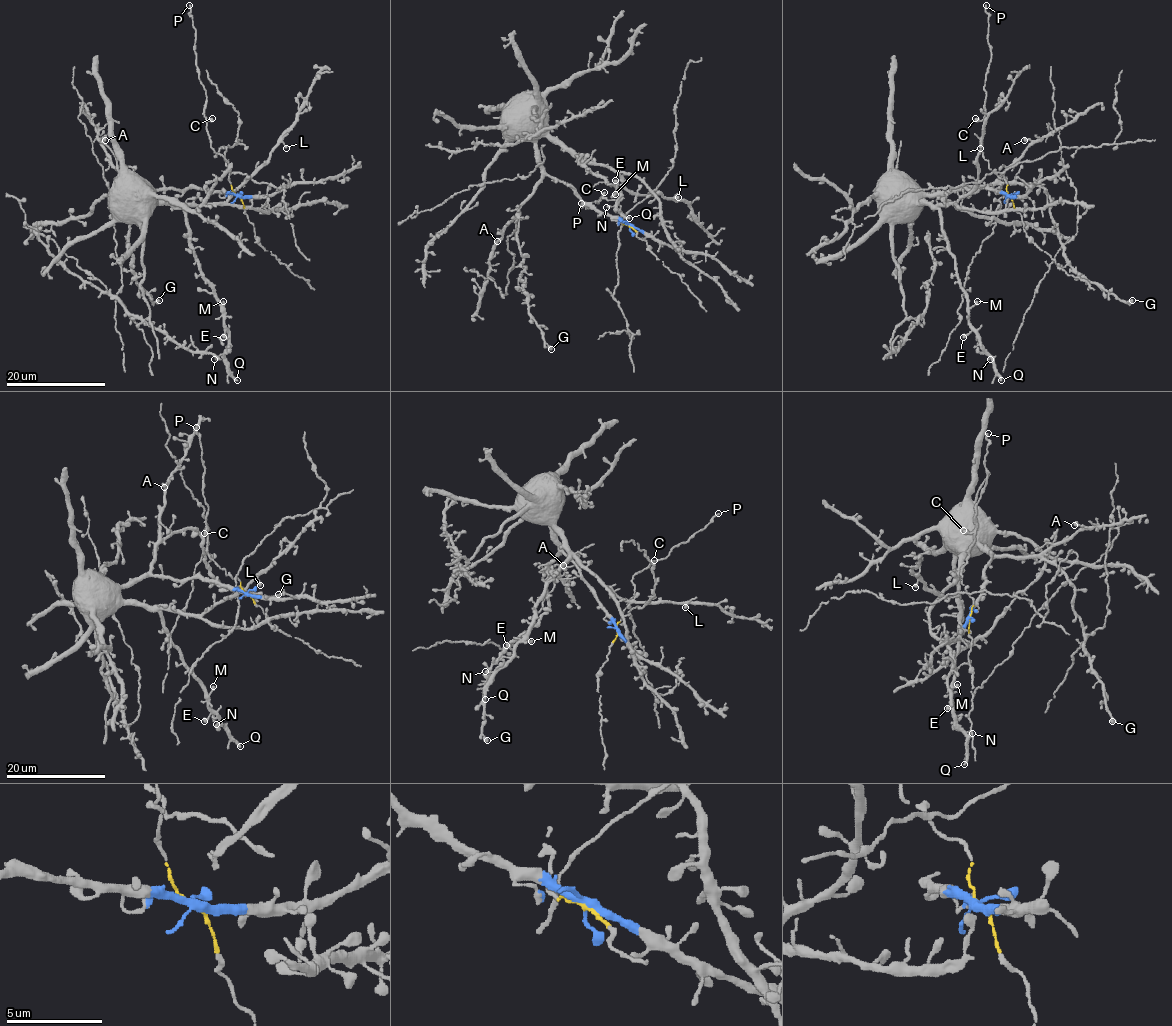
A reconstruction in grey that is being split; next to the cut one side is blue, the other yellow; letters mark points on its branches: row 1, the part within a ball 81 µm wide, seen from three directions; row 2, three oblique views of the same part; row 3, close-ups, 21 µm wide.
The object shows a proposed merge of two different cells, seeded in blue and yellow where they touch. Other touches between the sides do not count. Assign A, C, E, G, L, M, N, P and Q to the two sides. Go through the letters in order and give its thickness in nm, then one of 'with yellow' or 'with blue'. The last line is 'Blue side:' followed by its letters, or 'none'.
A: 480 nm | with blue
C: 440 nm | with yellow
E: 480 nm | with blue
G: 480 nm | with blue
L: 340 nm | with blue
M: 360 nm | with blue
N: 360 nm | with blue
P: 170 nm | with yellow
Q: 320 nm | with blue
Blue side: A, E, G, L, M, N, Q

